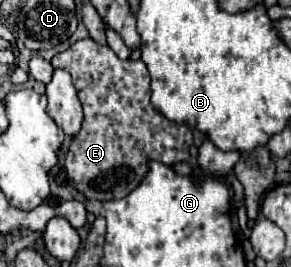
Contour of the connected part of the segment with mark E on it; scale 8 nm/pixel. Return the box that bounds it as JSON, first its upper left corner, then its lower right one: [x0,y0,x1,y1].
[51,38,193,200]

